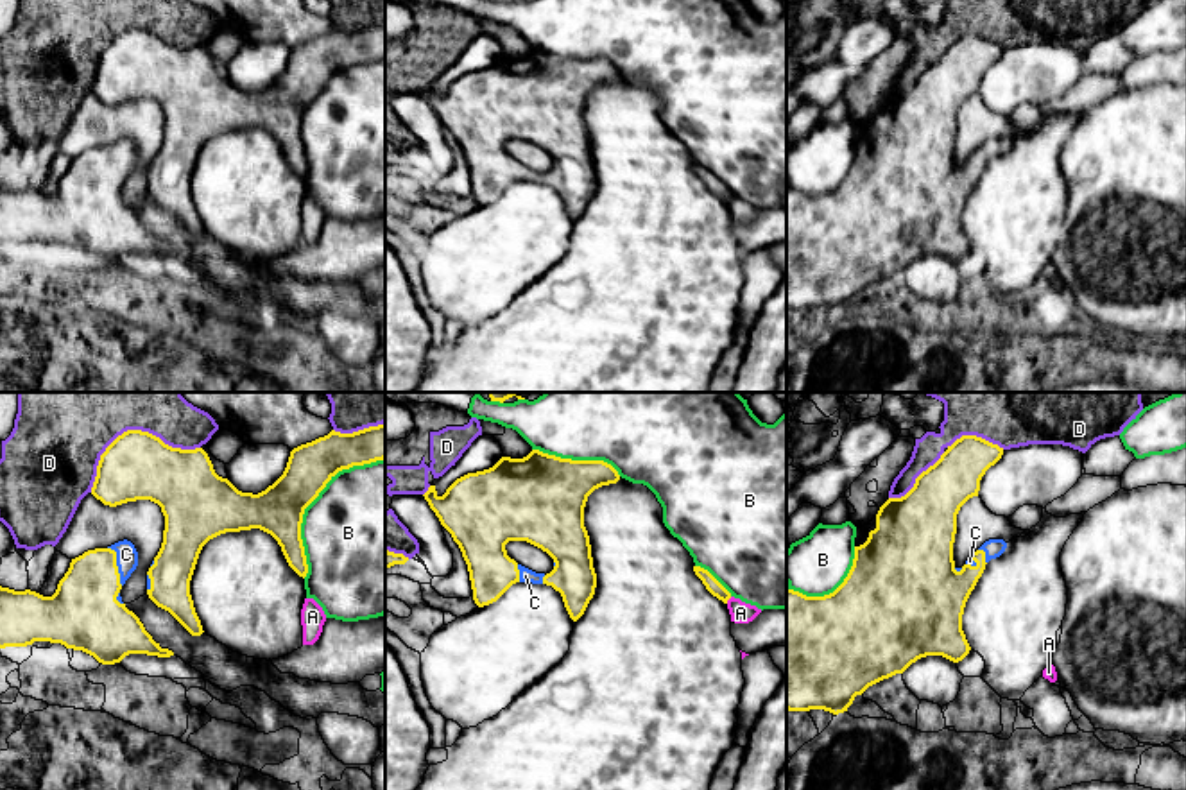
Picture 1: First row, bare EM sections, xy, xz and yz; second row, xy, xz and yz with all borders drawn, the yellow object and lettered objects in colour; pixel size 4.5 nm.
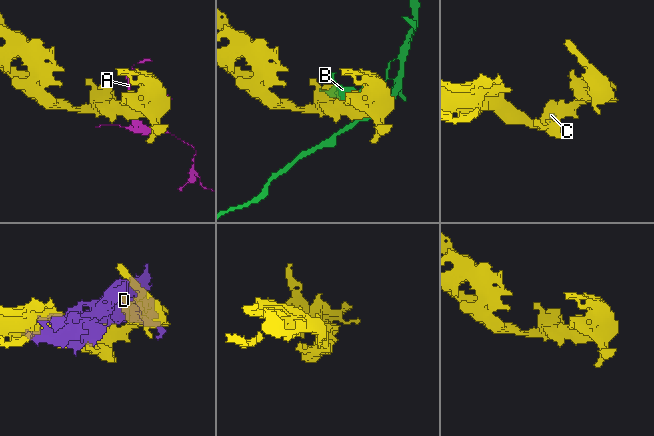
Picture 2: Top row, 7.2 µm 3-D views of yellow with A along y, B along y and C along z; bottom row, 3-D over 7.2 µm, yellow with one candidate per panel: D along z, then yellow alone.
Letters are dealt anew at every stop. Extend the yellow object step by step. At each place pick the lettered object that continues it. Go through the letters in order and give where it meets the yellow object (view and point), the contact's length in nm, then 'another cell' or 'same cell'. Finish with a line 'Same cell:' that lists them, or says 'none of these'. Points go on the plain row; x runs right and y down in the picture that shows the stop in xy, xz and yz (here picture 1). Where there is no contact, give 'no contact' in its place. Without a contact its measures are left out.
A: contact xz (728, 197); length 40 nm; another cell
B: contact xy (312, 99); length 650 nm; another cell
C: contact xy (115, 163); length 190 nm; same cell
D: contact xy (131, 29); length 550 nm; another cell
Same cell: C

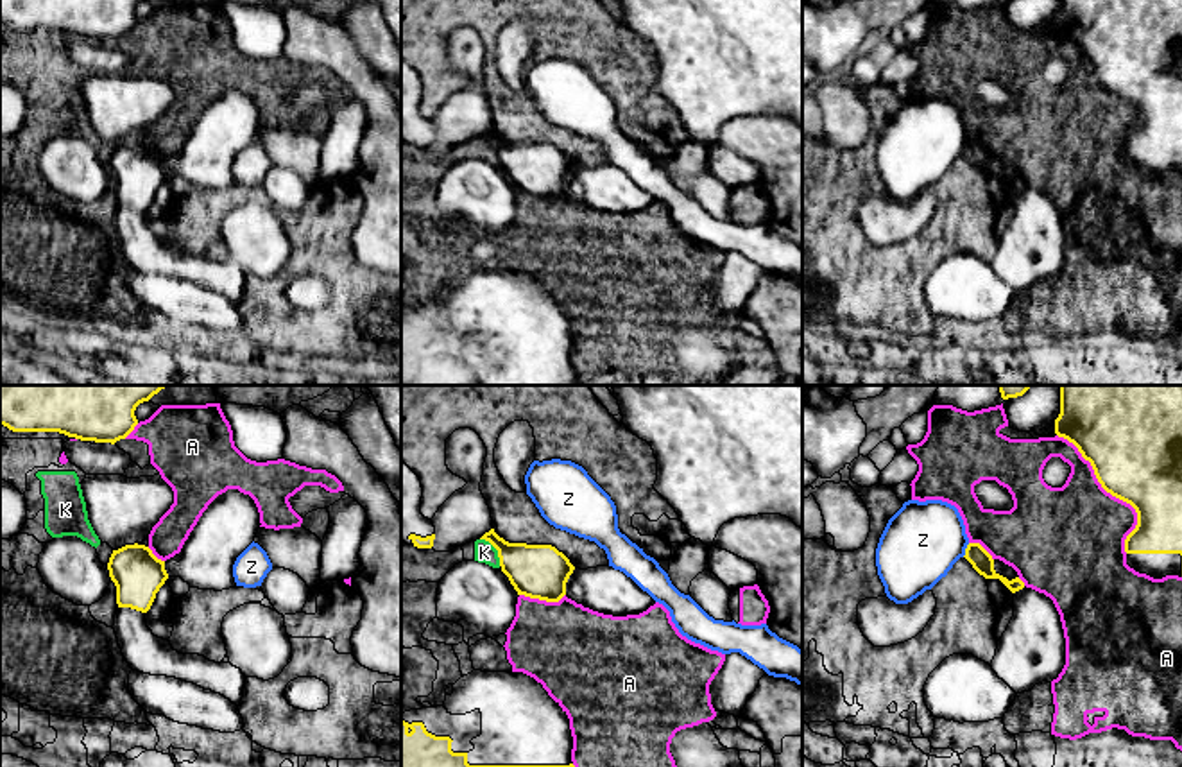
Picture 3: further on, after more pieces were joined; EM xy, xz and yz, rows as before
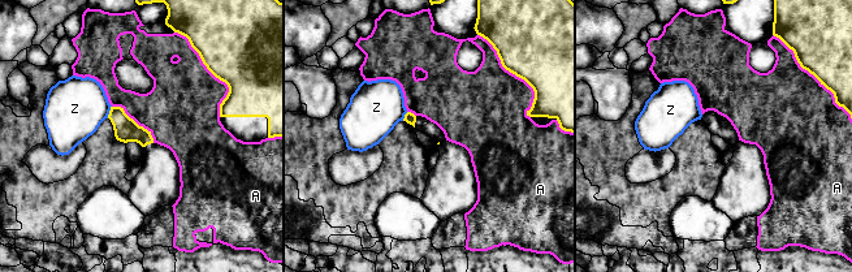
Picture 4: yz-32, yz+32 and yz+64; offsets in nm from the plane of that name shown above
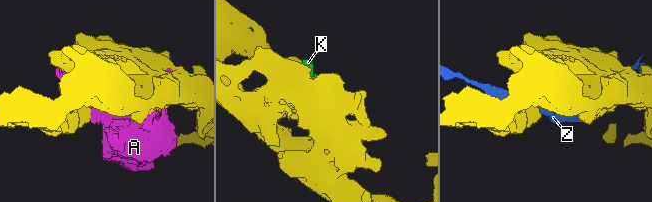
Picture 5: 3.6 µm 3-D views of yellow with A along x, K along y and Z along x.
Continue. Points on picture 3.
A: contact yz (1111, 92); length 600 nm; another cell
K: contact xz (496, 147); length 160 nm; another cell
Z: contact yz (966, 149); length 70 nm; another cell
Same cell: none of these

